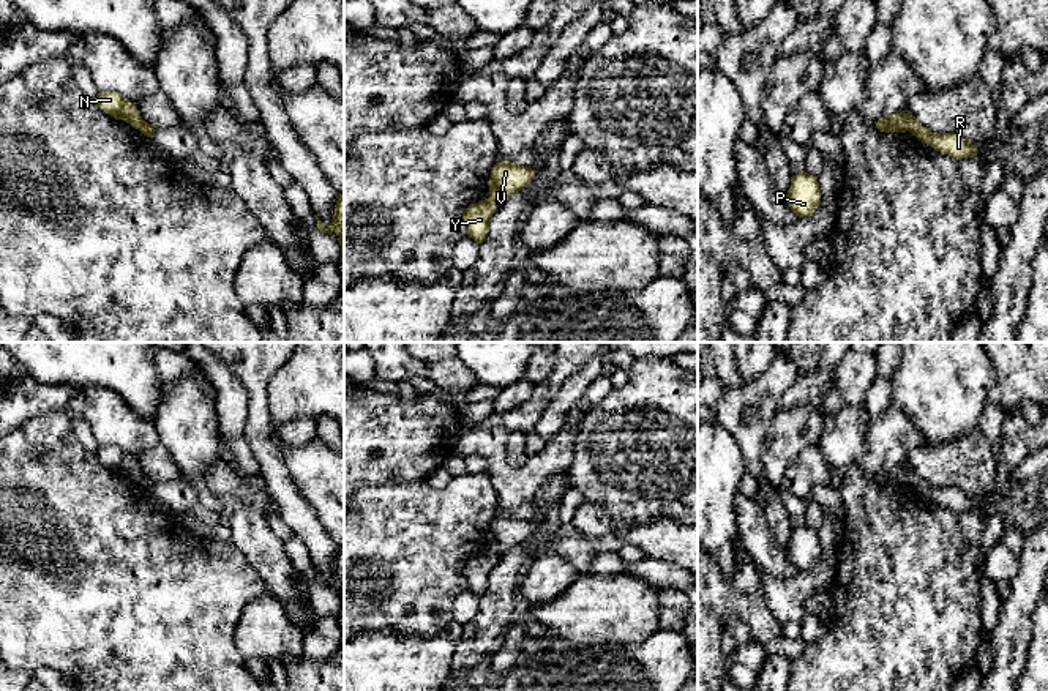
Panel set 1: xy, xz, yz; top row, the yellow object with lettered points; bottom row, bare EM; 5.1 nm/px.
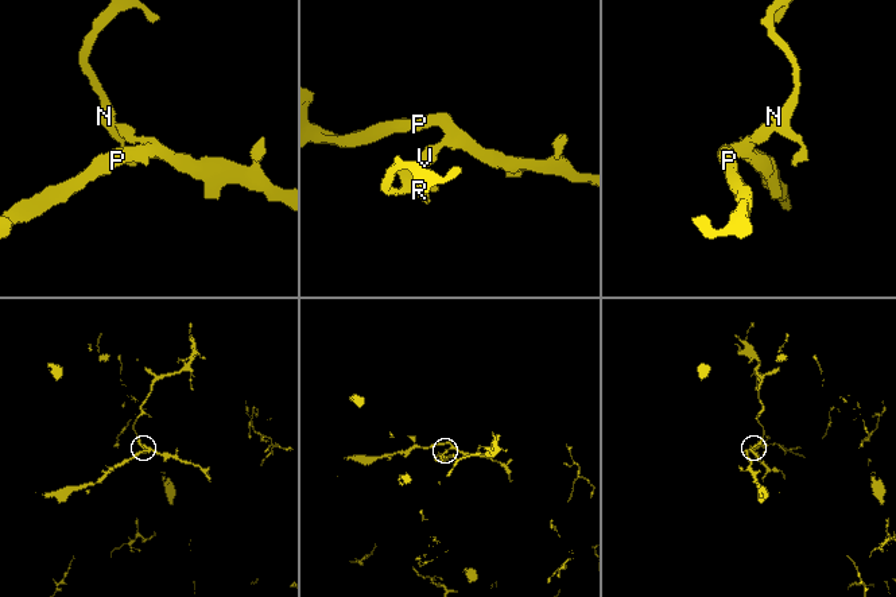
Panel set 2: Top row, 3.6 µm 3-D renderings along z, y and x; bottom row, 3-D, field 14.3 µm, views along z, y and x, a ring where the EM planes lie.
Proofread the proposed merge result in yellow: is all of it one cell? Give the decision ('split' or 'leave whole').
split

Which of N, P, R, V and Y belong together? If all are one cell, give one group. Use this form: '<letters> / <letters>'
N R Y / P V

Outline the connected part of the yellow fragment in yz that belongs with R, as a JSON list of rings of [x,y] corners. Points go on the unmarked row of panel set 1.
[[[906,467],[909,486],[936,505],[956,513],[977,510],[977,502],[953,486],[931,486],[912,467]]]

